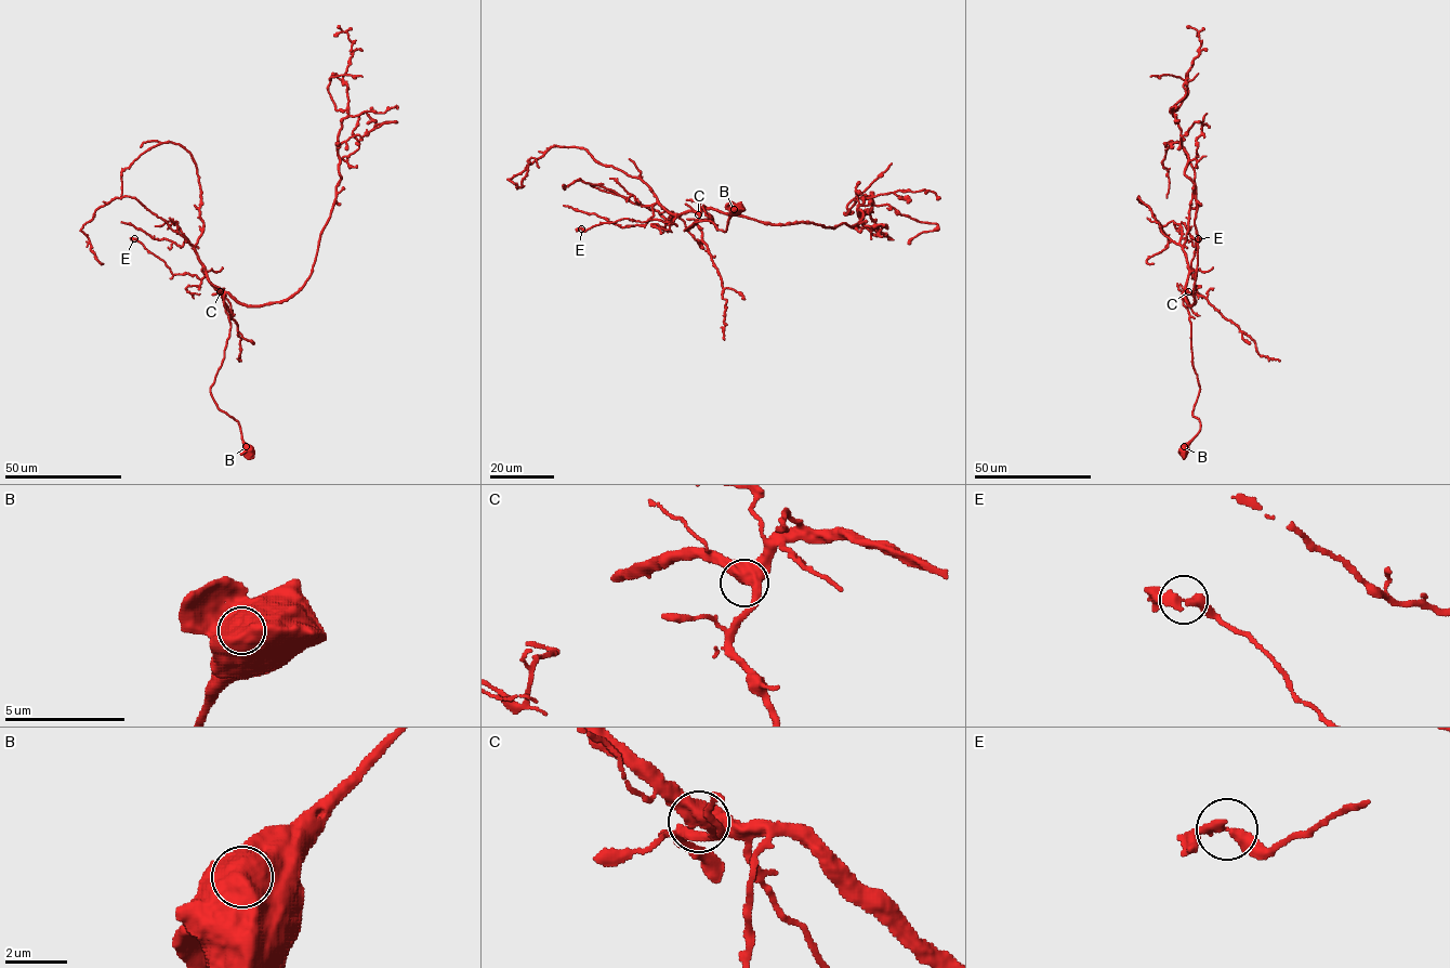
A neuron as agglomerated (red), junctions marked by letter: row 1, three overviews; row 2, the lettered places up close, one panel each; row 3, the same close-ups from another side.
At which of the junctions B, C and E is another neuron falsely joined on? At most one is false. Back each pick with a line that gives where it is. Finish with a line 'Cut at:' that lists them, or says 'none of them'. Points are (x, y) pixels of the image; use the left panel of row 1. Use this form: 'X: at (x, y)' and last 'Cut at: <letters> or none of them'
Cut at: none of them

